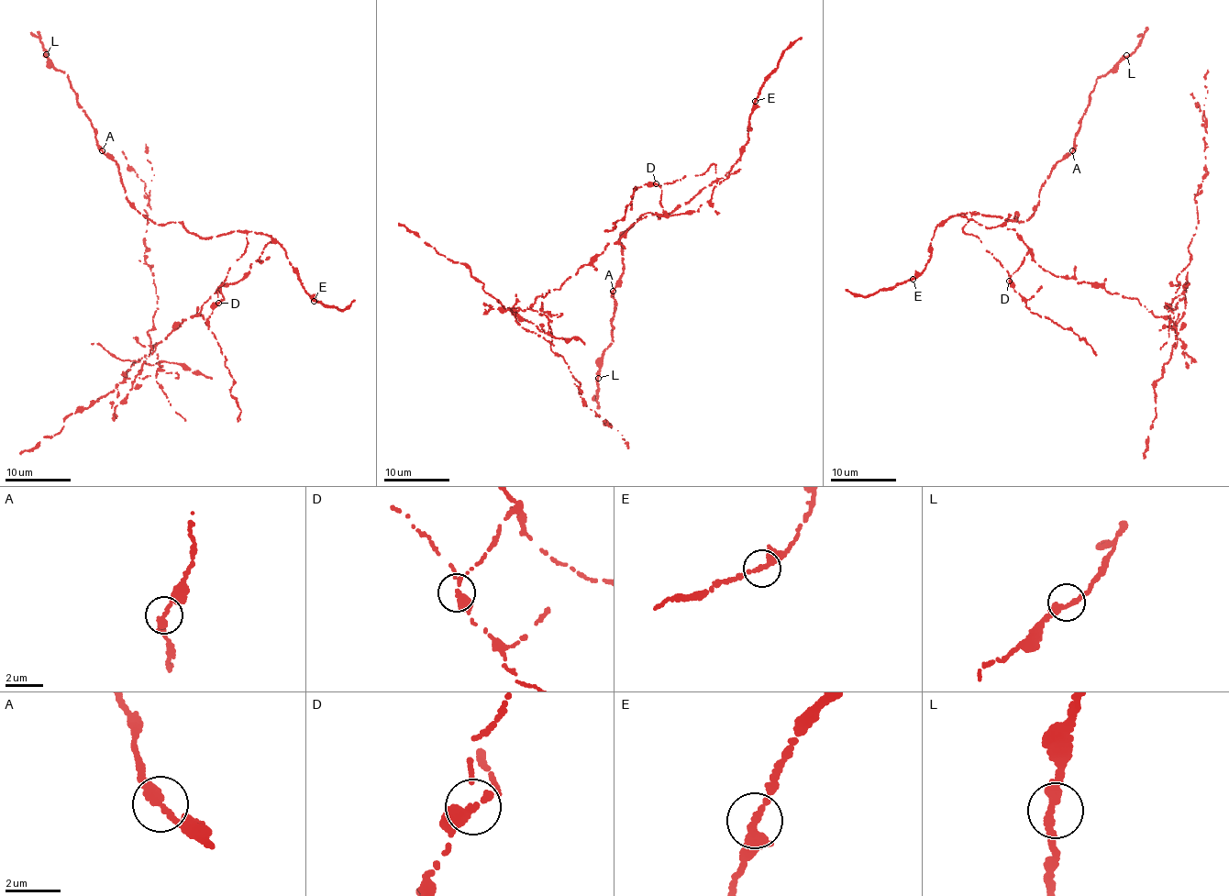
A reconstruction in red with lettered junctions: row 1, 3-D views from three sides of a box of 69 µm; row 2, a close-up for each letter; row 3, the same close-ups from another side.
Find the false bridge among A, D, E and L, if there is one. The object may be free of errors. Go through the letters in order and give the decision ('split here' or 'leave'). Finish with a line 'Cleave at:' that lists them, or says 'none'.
A: leave
D: split here
E: leave
L: leave
Cleave at: D

